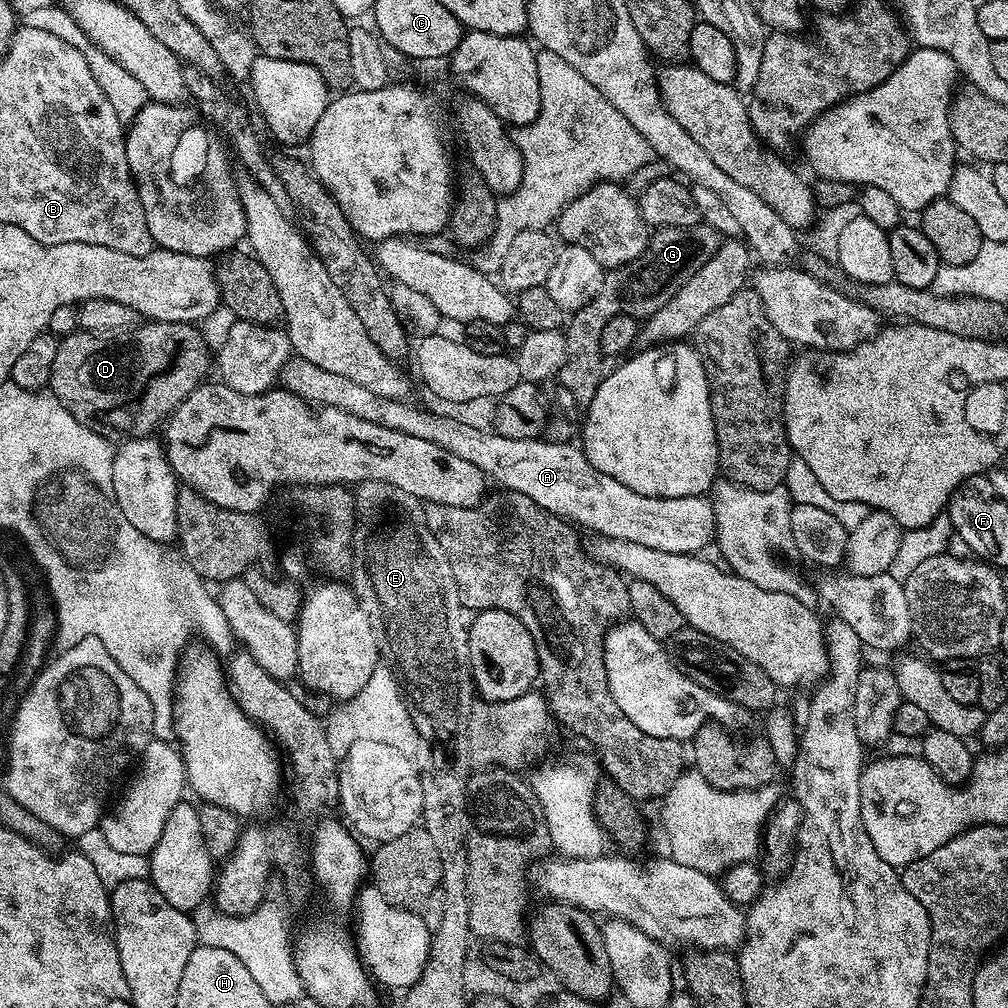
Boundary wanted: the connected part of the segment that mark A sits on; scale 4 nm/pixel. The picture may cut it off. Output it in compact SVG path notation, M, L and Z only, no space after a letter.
M299 358L289 359L285 364L282 384L289 392L307 400L309 405L346 410L354 414L354 418L366 418L366 422L378 422L390 426L390 430L426 438L426 442L434 442L442 446L442 450L450 450L450 454L458 454L458 458L466 458L466 462L478 466L489 481L497 480L501 489L526 494L526 498L539 508L567 518L581 529L589 528L597 537L638 542L638 546L650 546L650 550L690 556L703 553L703 548L708 543L711 545L716 535L715 510L707 495L658 498L638 494L630 490L630 486L622 486L618 478L602 474L602 470L588 461L583 447L575 443L559 444L547 438L502 438L495 430L483 432L452 416L427 416L410 402L381 398L364 386L358 386L358 382L350 382L350 378L330 374L330 370L322 370L322 366Z

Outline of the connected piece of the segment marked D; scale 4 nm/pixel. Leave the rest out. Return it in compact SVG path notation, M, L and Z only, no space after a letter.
M161 320L144 322L131 329L129 336L132 336L129 340L120 340L124 338L109 338L107 335L95 336L92 332L83 330L71 332L69 336L63 337L59 341L54 366L50 370L48 380L52 395L58 398L58 402L62 402L62 406L66 411L74 414L74 418L78 418L78 422L82 422L82 426L86 426L90 430L109 438L115 437L115 432L125 432L123 435L128 438L155 433L155 428L158 427L157 429L159 429L167 421L168 417L176 411L177 406L207 377L204 375L208 372L208 364L210 368L210 349L208 343L204 340L203 331L196 324L175 324L174 322L162 322Z

